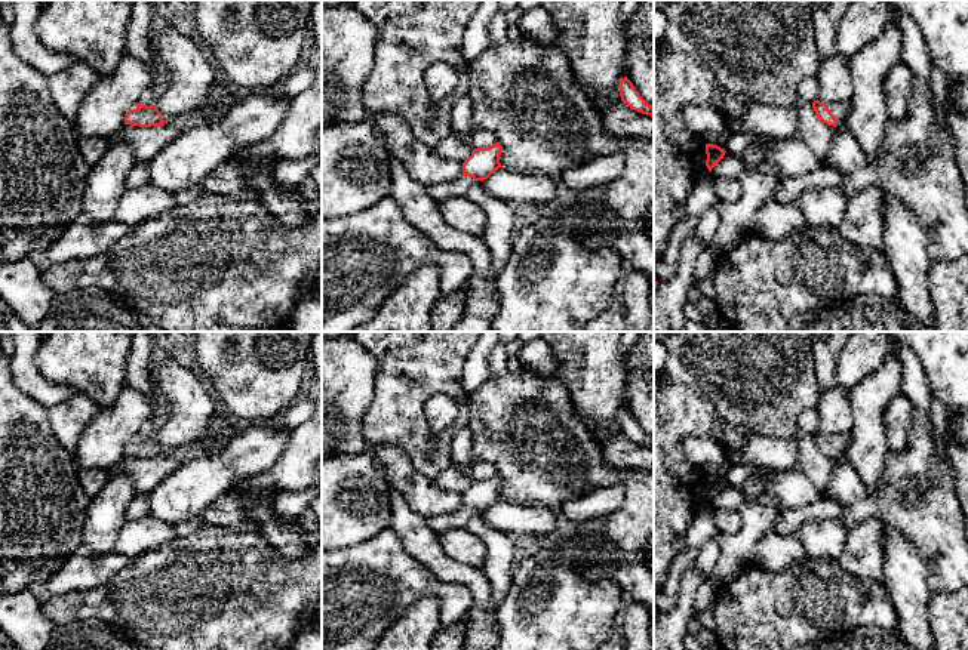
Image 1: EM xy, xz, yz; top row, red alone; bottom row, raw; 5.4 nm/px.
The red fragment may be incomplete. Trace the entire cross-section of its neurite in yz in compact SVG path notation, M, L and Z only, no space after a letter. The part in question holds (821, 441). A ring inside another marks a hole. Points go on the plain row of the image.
M818 431L812 434L812 440L817 446L817 449L829 456L836 459L841 455L845 455L849 443L842 437L842 435L830 435L826 437L823 434L820 434Z

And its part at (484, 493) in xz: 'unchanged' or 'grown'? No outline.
grown

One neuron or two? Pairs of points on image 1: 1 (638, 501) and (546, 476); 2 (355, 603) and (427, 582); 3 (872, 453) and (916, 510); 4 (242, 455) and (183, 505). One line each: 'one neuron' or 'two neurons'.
1: one neuron
2: one neuron
3: two neurons
4: one neuron

